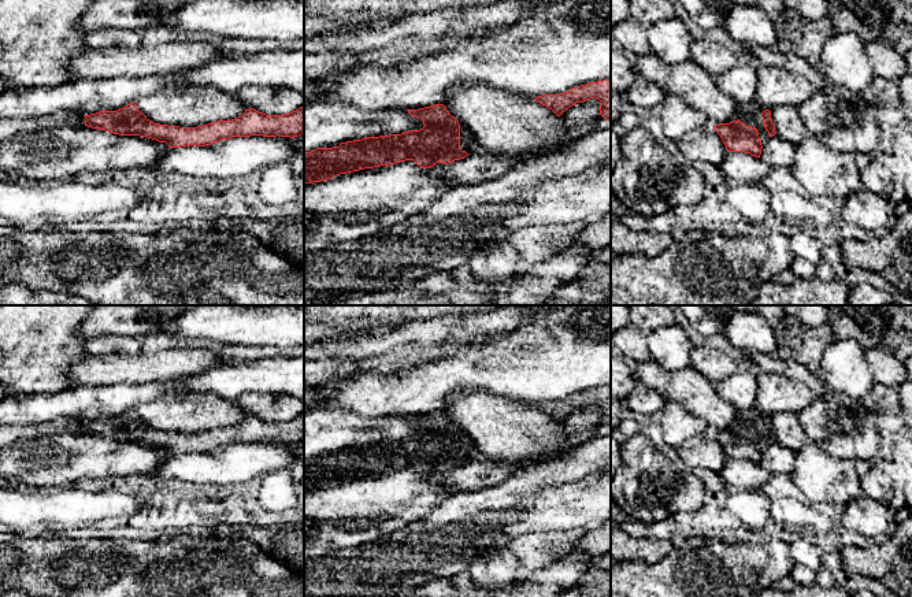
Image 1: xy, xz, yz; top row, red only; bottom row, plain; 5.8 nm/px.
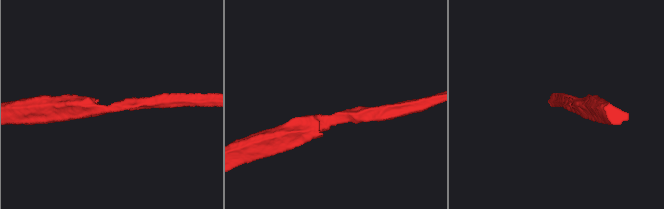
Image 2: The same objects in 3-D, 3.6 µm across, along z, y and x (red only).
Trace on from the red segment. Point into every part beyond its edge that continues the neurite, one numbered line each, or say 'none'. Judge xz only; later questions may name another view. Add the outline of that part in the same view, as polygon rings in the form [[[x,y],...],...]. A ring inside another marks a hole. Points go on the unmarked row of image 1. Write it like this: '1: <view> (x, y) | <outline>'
none

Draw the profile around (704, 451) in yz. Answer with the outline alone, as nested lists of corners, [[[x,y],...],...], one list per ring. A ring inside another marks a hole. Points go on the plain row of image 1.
[[[712,433],[696,435],[676,449],[689,467],[702,467],[719,472],[727,460],[726,452]]]

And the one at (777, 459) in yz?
[[[772,442],[761,455],[760,466],[772,474],[791,474],[796,453],[779,442]]]

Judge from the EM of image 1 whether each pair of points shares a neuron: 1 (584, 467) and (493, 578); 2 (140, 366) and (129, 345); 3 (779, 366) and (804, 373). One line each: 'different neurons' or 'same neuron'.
1: different neurons
2: different neurons
3: same neuron

